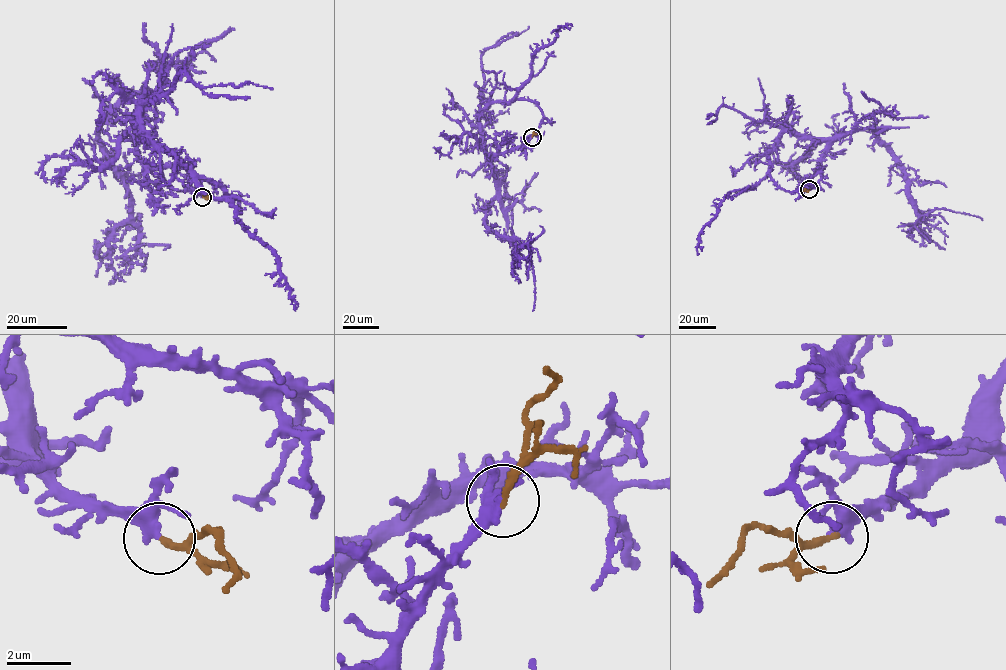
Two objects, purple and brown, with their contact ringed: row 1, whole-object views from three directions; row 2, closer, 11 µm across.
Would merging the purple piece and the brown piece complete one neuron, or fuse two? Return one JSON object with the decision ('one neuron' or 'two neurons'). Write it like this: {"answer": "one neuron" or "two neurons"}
{"answer": "one neuron"}

